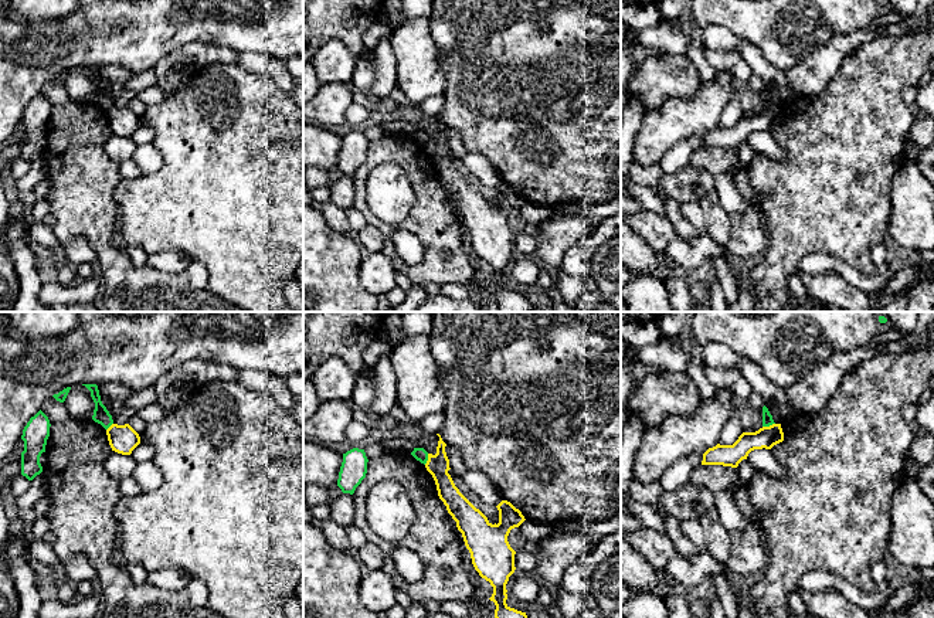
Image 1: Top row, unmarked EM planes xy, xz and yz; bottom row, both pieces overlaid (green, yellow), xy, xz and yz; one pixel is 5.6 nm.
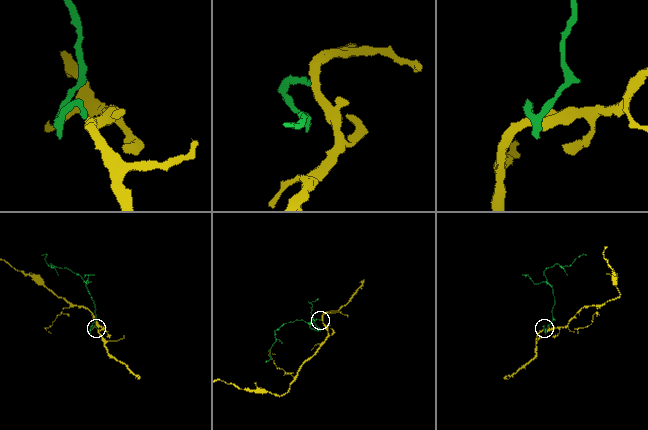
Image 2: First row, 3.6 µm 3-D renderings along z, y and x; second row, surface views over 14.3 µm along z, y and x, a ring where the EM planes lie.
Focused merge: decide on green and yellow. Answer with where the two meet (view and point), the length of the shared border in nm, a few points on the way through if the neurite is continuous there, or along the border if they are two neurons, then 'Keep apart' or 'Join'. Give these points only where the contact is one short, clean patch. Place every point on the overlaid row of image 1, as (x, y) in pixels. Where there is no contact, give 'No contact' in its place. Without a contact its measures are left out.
Touches green at yz (768, 425). Shared border 80 nm. Boundary: yz (774, 423), (763, 427). Keep apart

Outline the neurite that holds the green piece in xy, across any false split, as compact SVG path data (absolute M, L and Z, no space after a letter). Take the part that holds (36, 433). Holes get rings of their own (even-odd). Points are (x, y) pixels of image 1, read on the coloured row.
M40 410L23 429L21 439L24 441L24 451L21 452L21 475L28 481L33 481L43 472L40 456L45 452L50 427L48 417Z

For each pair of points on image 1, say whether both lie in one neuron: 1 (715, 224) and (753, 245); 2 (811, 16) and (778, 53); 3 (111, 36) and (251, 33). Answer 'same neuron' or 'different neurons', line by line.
1: different neurons
2: same neuron
3: same neuron

